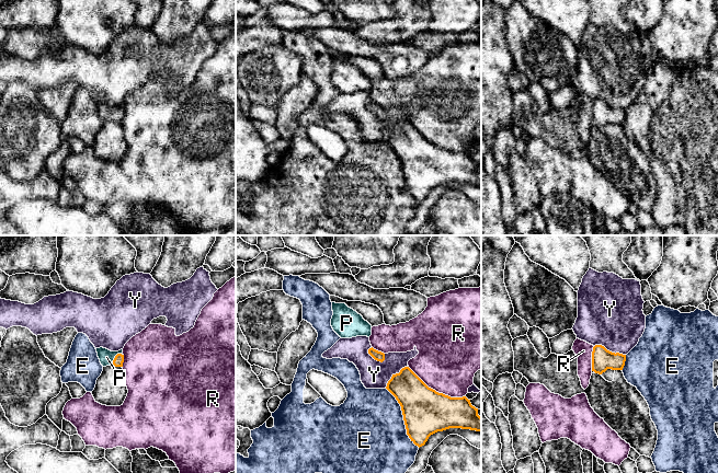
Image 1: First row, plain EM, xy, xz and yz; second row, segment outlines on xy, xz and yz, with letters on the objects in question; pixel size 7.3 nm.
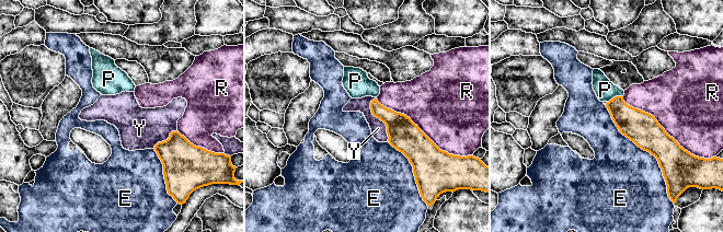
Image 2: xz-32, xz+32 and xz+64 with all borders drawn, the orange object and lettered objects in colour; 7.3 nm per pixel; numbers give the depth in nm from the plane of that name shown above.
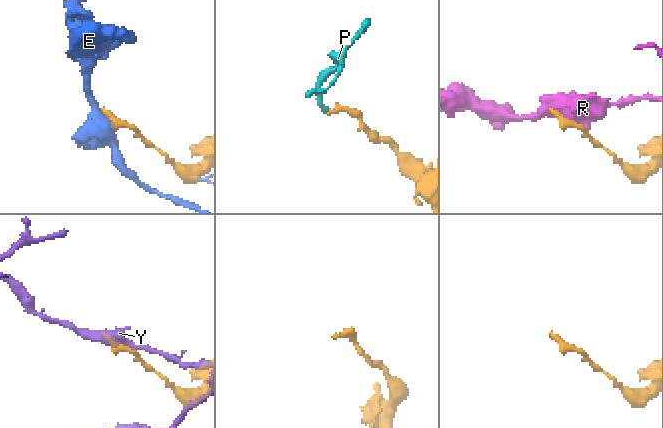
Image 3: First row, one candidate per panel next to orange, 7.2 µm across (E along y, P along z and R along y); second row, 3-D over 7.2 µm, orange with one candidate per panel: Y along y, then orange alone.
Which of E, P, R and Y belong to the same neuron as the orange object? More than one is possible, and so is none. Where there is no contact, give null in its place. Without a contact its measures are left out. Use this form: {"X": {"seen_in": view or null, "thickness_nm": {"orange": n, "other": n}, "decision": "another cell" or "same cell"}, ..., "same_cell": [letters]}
{"E": {"seen_in": "xz", "thickness_nm": {"orange": 340, "other": 500}, "decision": "another cell"}, "P": {"seen_in": "xy", "thickness_nm": {"orange": 70, "other": 110}, "decision": "same cell"}, "R": {"seen_in": "xz", "thickness_nm": {"orange": 340, "other": 440}, "decision": "another cell"}, "Y": {"seen_in": "yz", "thickness_nm": {"orange": 160, "other": 440}, "decision": "another cell"}, "same_cell": ["P"]}

